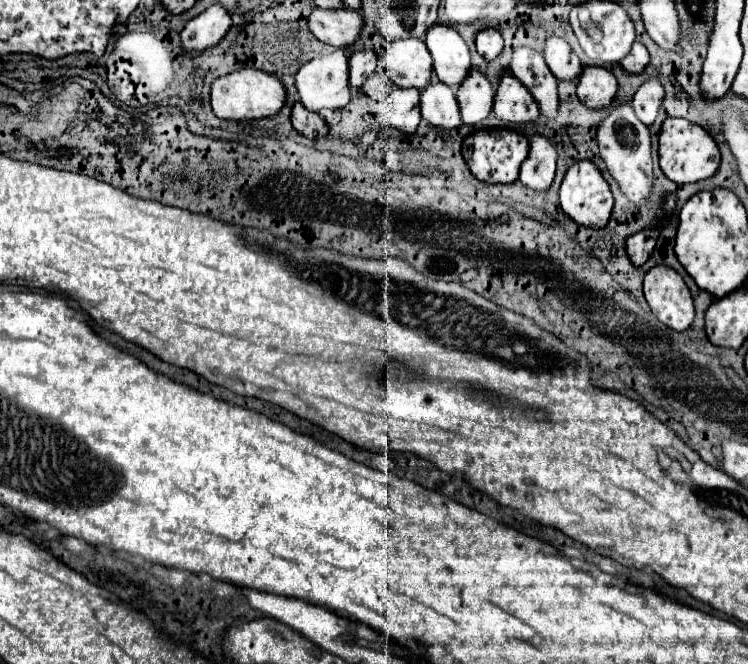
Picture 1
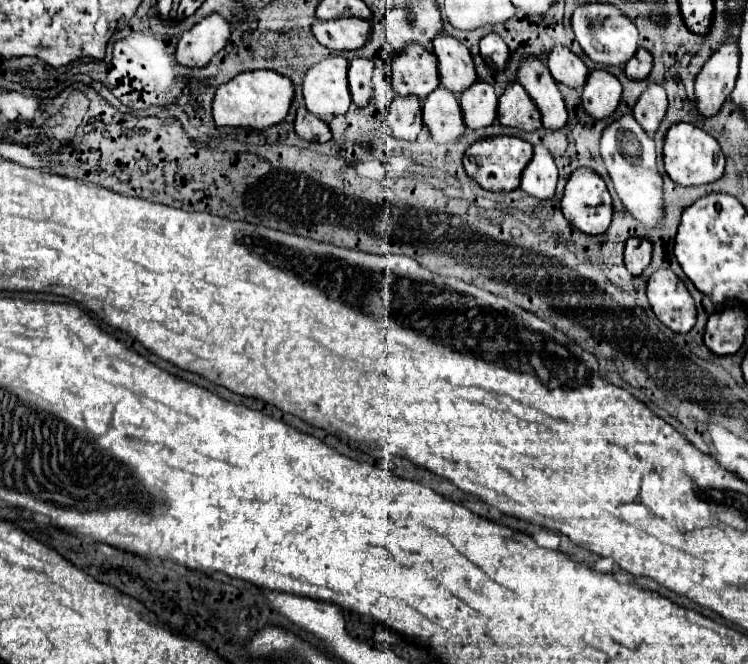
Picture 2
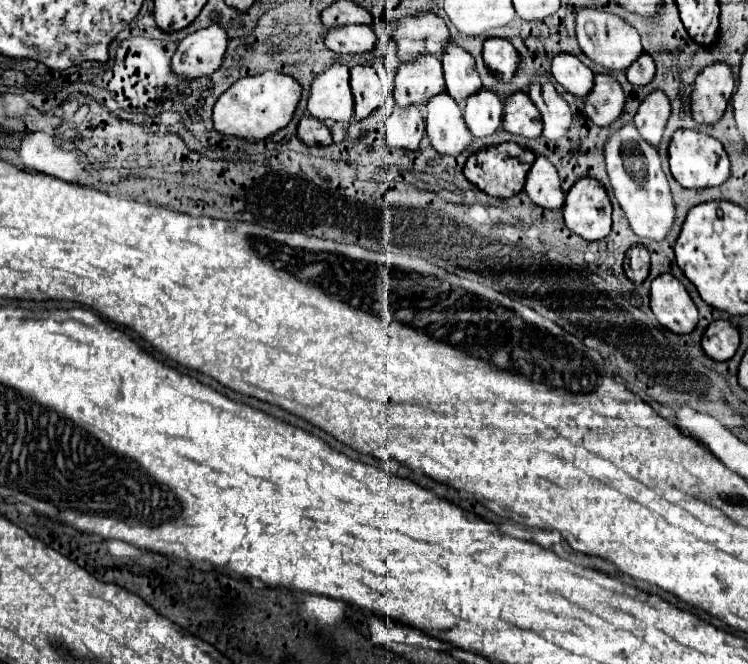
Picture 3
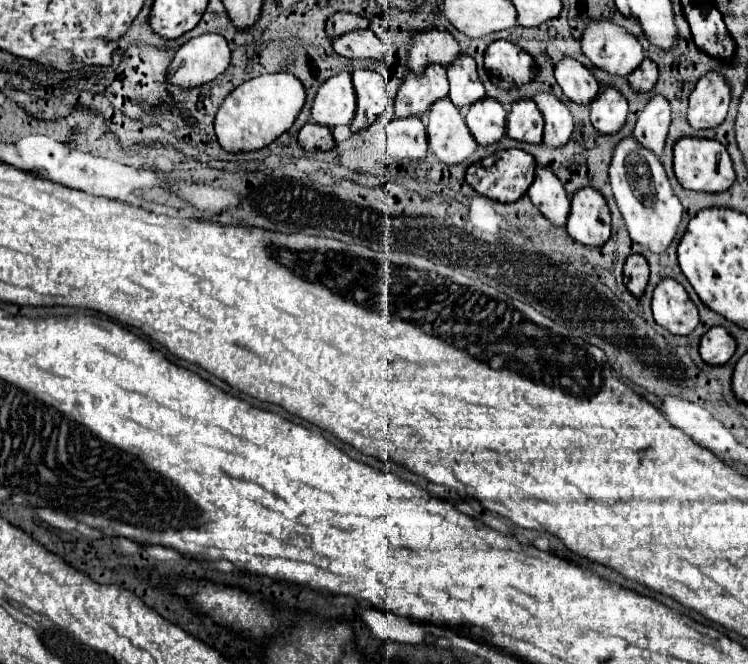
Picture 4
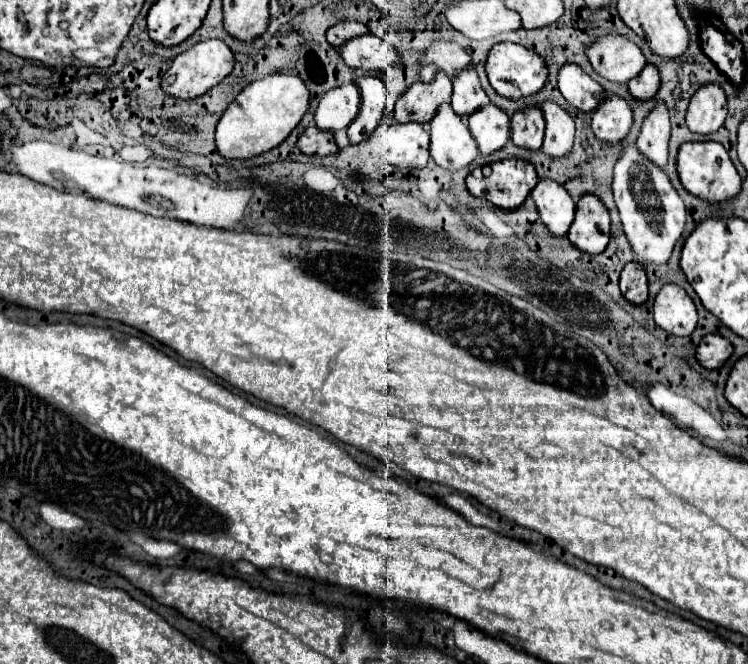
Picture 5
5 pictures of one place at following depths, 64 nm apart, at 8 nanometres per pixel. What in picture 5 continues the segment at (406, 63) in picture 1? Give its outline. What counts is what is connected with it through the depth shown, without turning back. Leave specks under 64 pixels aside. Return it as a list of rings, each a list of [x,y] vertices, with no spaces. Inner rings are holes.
[[[436,72],[432,82],[414,82],[398,98],[394,118],[396,122],[430,122],[442,102],[450,102],[452,82],[444,72]]]

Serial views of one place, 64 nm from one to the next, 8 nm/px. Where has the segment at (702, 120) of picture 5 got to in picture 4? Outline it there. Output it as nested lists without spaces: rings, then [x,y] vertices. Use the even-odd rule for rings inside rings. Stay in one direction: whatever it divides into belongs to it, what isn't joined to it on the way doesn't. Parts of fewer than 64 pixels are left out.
[[[718,72],[704,74],[690,94],[688,122],[696,128],[718,126],[728,112],[730,104],[730,84]]]

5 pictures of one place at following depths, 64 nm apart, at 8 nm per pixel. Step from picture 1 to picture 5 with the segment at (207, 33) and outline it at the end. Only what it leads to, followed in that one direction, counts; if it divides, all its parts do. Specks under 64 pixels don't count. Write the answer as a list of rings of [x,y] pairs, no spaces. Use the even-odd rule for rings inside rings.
[[[208,38],[208,40],[200,40],[196,42],[190,50],[178,54],[174,60],[172,60],[172,66],[168,68],[168,72],[164,74],[164,80],[162,80],[162,88],[176,96],[176,98],[196,98],[196,96],[202,96],[204,92],[208,92],[212,86],[216,86],[224,76],[230,74],[232,70],[232,64],[234,64],[234,54],[232,50],[222,42],[222,40],[216,40],[216,38]]]

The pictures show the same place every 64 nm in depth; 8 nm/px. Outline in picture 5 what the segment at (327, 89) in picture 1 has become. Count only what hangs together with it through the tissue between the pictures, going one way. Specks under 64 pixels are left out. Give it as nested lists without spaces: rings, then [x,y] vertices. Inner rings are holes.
[[[342,84],[324,92],[318,102],[314,120],[322,130],[340,130],[348,128],[360,110],[360,94],[354,84]]]

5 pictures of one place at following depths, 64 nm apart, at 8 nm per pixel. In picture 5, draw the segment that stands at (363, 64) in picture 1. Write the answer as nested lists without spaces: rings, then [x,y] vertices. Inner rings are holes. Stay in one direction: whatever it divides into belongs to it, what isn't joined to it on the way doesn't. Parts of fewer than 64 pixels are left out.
[[[360,76],[356,80],[360,90],[360,112],[356,120],[348,126],[350,142],[362,142],[378,126],[378,120],[386,108],[386,88],[378,76]]]

